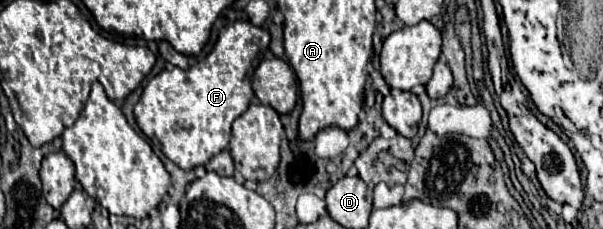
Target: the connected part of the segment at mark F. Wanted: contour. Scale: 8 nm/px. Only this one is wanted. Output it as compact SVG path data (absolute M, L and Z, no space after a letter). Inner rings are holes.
M248 21L226 25L214 49L206 59L190 69L164 69L148 81L140 101L134 107L134 117L146 137L154 137L162 145L162 153L180 169L190 171L206 165L216 153L224 151L230 141L232 121L242 115L254 101L250 73L256 57L268 49L270 35L264 27L254 27Z

